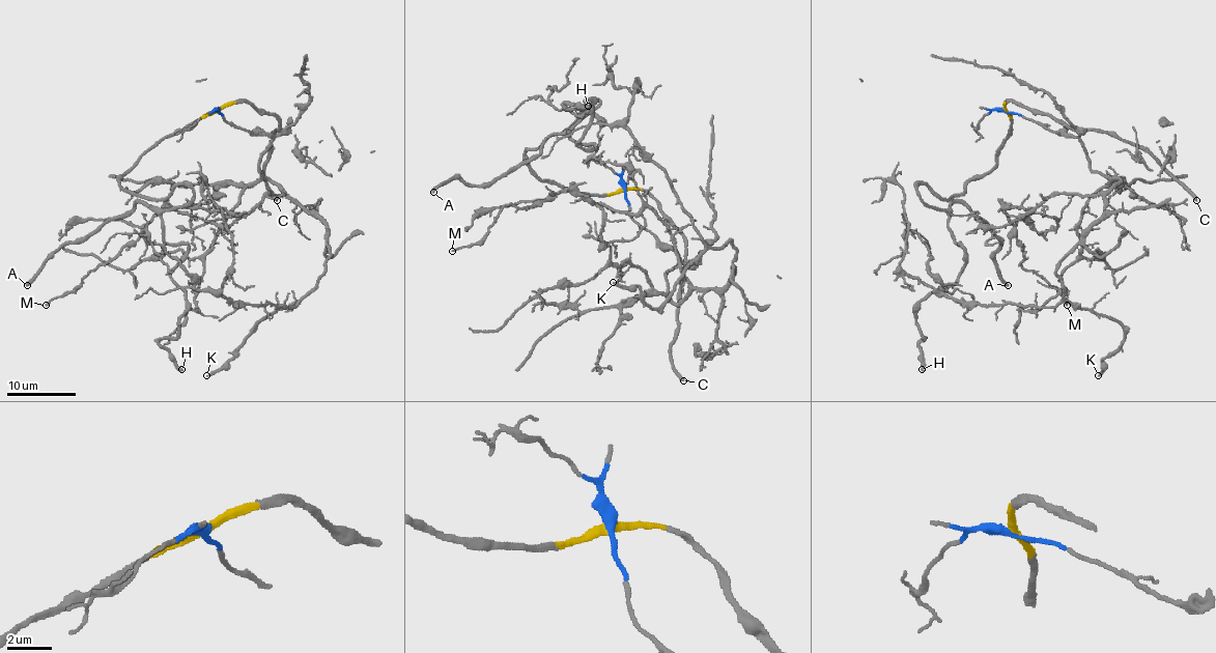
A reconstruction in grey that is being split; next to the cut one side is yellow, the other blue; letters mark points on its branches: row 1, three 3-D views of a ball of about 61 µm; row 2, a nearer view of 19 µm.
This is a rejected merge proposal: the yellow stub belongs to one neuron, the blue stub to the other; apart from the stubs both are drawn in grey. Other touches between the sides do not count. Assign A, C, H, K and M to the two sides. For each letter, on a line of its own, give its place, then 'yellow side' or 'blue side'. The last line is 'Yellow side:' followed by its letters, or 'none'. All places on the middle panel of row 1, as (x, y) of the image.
A: place (433, 192); yellow side
C: place (683, 380); yellow side
H: place (588, 106); yellow side
K: place (613, 282); blue side
M: place (452, 251); blue side
Yellow side: A, C, H

